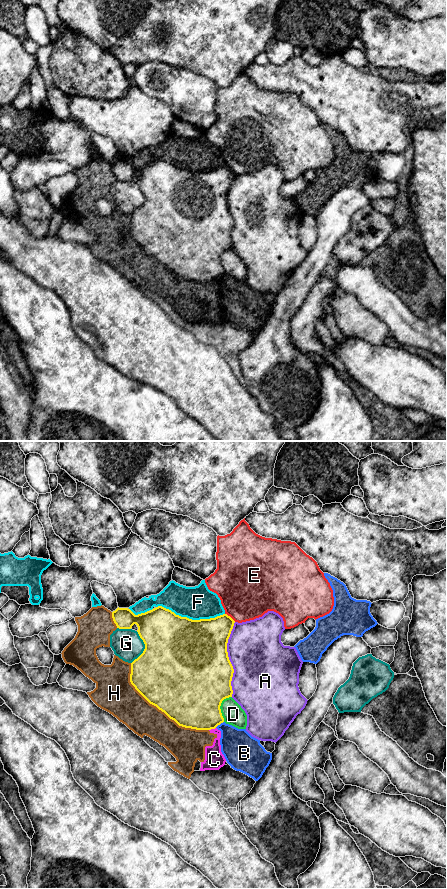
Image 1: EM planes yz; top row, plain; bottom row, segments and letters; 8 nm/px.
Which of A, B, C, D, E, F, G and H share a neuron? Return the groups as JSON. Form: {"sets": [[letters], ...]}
{"sets": [["A"], ["B", "F"], ["C", "H"], ["D"], ["E"], ["G"]]}

